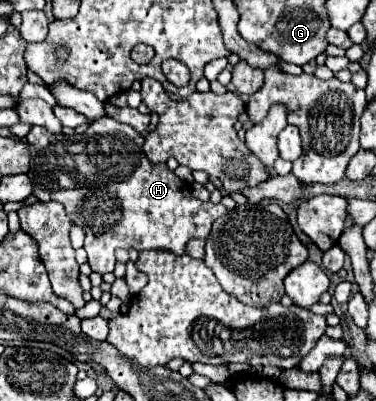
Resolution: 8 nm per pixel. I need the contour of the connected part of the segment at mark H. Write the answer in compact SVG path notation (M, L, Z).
M33 126L29 130L29 134L25 136L27 144L31 148L31 170L29 170L29 178L33 184L33 196L39 202L47 202L47 200L55 200L61 202L65 206L65 212L69 216L69 220L73 224L79 224L85 230L85 250L89 254L89 266L93 272L105 274L105 272L113 272L115 266L115 248L135 248L135 250L171 250L175 254L183 254L185 252L185 244L191 238L207 238L211 232L211 224L219 218L223 218L227 214L227 208L223 204L213 204L213 202L201 202L197 200L189 186L179 180L169 168L167 164L161 166L153 166L151 162L147 162L141 144L143 144L143 136L137 134L135 130L131 130L131 156L133 156L133 164L131 164L131 172L117 172L117 178L107 180L107 182L97 182L93 186L85 186L81 182L75 182L75 188L57 188L53 186L53 190L47 190L47 178L53 182L57 182L59 170L63 172L63 160L59 160L57 152L49 152L49 134L45 128L41 126Z

